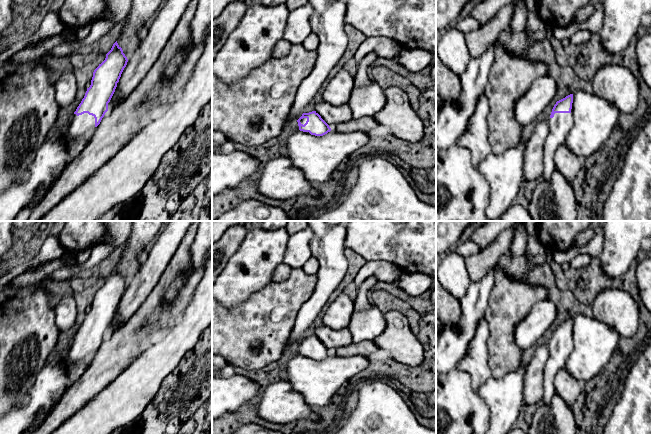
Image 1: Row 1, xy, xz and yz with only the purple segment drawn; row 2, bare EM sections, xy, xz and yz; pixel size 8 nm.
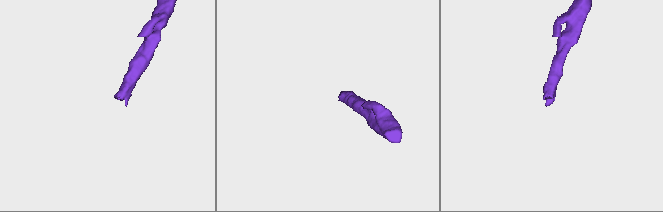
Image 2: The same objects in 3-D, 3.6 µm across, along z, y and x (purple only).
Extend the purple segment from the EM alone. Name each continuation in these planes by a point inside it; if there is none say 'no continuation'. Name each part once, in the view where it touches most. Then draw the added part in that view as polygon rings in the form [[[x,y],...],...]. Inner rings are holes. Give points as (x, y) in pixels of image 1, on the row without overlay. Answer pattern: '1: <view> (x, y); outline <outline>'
1: xy (83, 349); outline [[[88,337],[77,340],[76,338],[72,339],[70,346],[70,359],[71,362],[77,360],[91,360],[95,354],[95,342]]]

